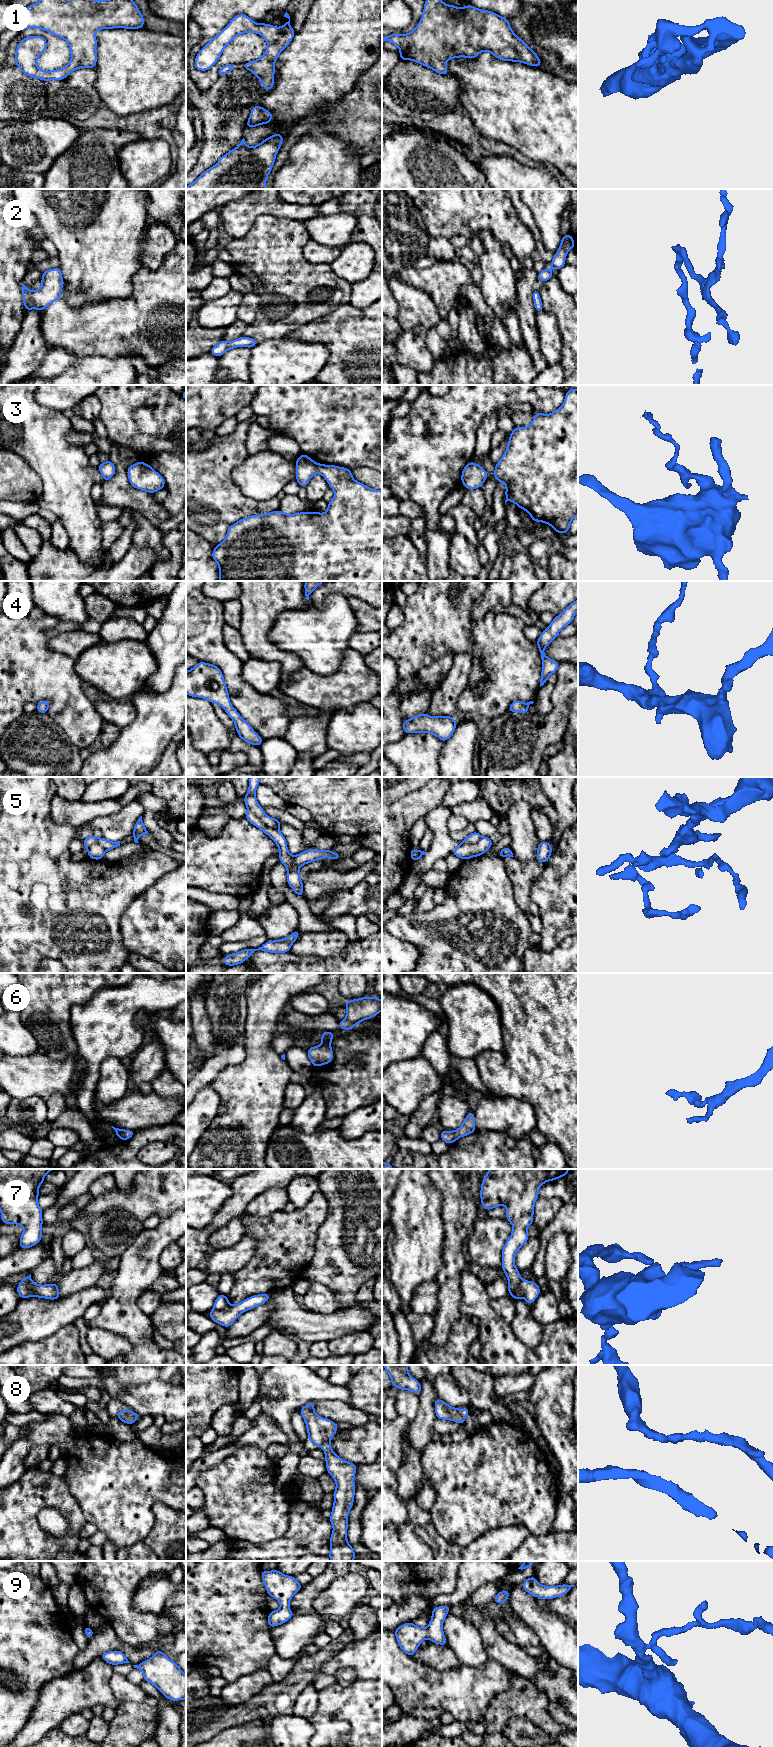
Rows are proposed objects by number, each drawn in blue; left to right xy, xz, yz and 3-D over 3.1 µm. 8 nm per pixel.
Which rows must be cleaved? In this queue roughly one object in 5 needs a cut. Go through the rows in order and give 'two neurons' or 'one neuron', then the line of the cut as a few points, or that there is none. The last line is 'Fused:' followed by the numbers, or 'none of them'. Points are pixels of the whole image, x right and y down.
1: one neuron; no cut
2: one neuron; no cut
3: one neuron; no cut
4: one neuron; no cut
5: two neurons; cut in xz along (248, 808), (264, 824), (278, 830)
6: one neuron; no cut
7: two neurons; cut in yz along (522, 1280), (519, 1296)
8: one neuron; no cut
9: one neuron; no cut
Fused: 5, 7

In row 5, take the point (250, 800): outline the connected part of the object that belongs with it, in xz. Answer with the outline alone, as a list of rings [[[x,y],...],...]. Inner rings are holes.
[[[249,777],[248,792],[244,796],[243,801],[246,807],[257,817],[259,817],[264,825],[279,830],[279,827],[282,823],[279,820],[266,815],[264,809],[259,805],[256,799],[255,792],[259,784],[260,784],[260,777]]]

